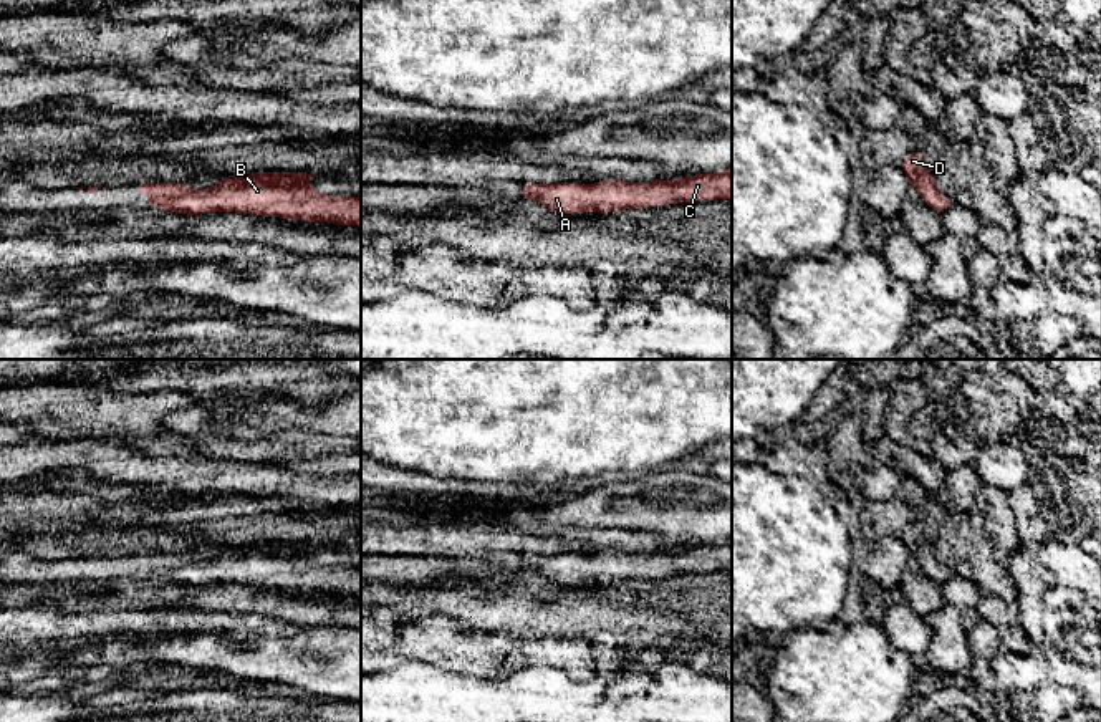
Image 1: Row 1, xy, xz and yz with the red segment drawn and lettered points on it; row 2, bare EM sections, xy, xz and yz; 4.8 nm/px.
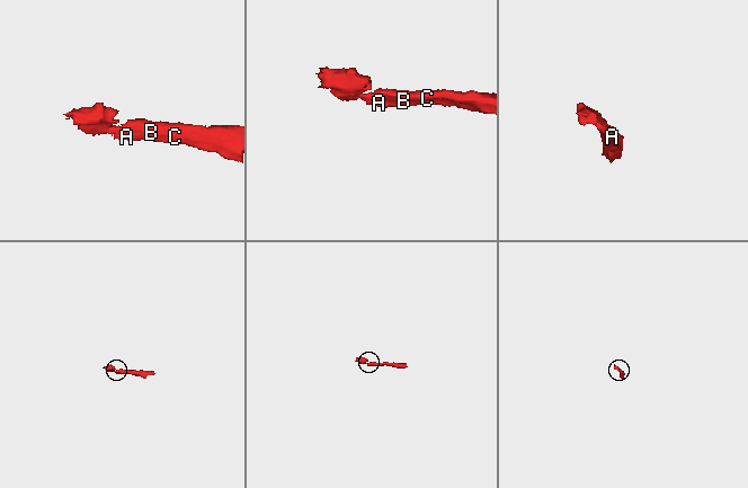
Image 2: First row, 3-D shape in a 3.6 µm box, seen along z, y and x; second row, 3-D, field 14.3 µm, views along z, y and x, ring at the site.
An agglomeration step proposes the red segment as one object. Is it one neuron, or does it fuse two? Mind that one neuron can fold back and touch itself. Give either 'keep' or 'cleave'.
keep

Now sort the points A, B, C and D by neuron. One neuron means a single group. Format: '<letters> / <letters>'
A B C D

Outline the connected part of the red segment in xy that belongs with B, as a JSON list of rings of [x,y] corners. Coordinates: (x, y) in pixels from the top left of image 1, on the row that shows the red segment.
[[[243,172],[228,174],[209,190],[180,182],[141,184],[139,189],[147,195],[149,207],[174,214],[204,215],[217,210],[361,227],[361,199],[321,195],[306,180],[311,176]]]

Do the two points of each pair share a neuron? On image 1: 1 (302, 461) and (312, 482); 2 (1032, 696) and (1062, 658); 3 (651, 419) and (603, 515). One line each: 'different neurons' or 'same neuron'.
1: different neurons
2: different neurons
3: different neurons

